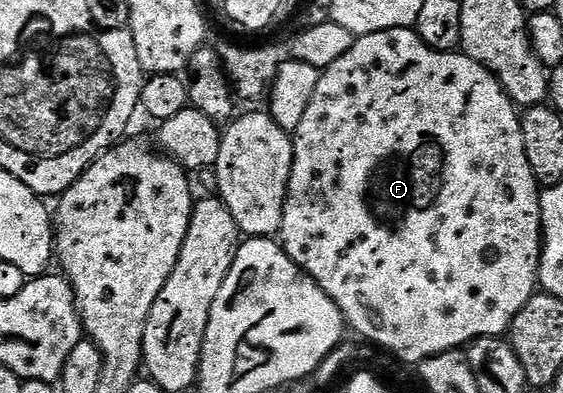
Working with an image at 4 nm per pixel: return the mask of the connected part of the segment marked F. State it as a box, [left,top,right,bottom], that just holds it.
[280,28,542,363]

